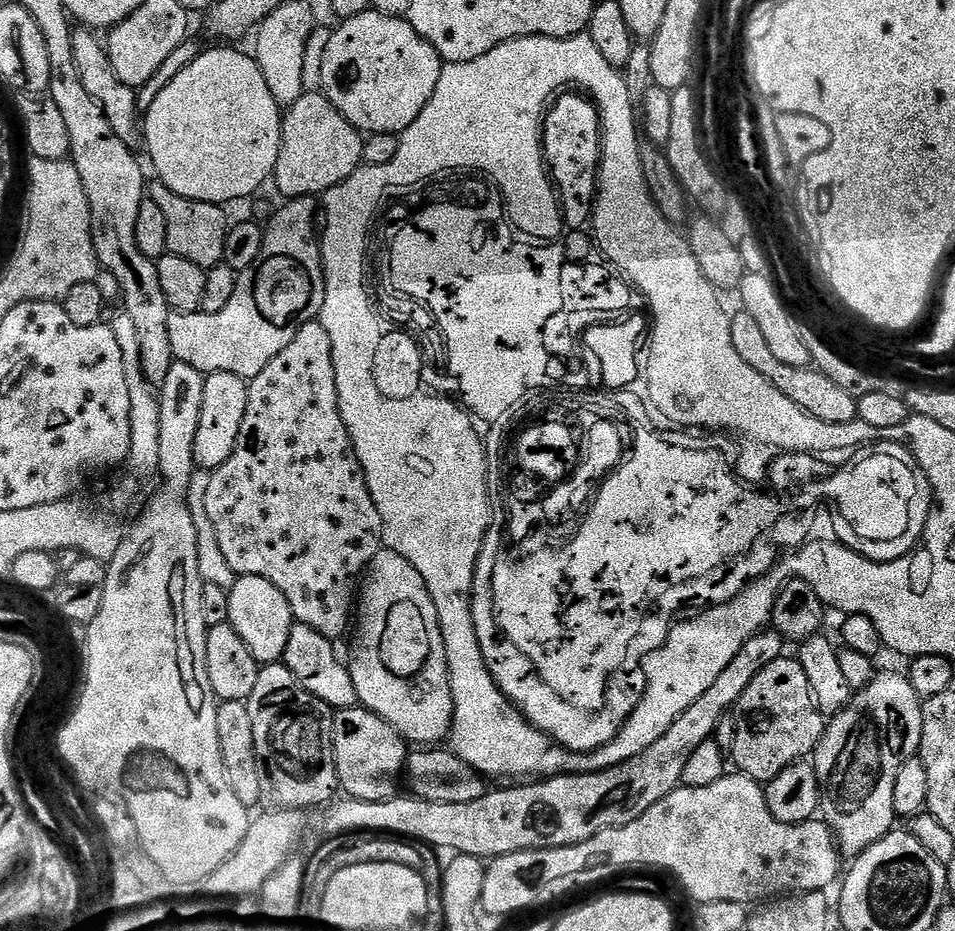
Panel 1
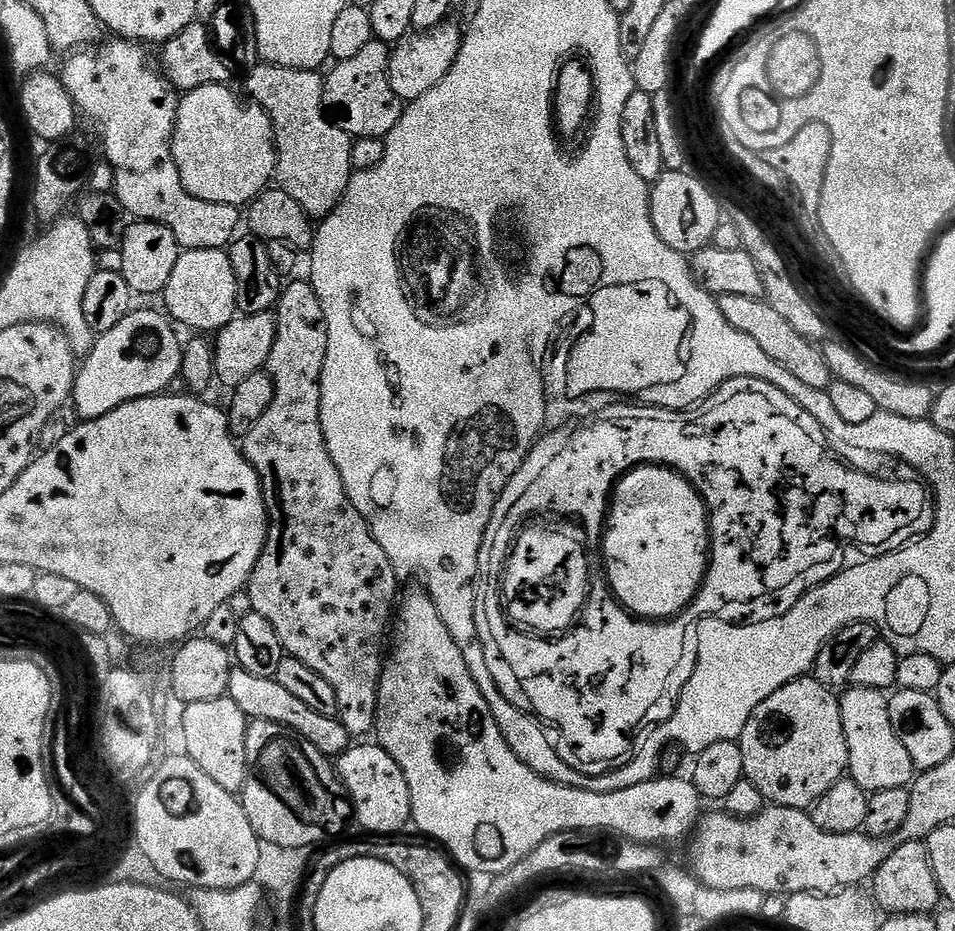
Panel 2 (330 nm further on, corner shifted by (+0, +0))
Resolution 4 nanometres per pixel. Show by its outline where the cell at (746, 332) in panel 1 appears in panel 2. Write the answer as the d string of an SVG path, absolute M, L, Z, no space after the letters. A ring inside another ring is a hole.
M726 294L719 297L718 303L726 322L730 322L734 330L742 330L742 334L754 338L754 342L758 342L758 346L762 346L762 350L766 350L766 354L778 362L778 366L790 370L790 374L794 374L806 386L814 386L814 390L825 390L832 383L834 377L830 366L826 366L823 351L802 334L798 334L767 300L745 298L743 294Z

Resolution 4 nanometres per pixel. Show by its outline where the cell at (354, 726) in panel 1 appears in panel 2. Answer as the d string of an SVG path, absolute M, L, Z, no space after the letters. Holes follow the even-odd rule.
M239 666L233 667L227 696L238 702L238 710L242 710L242 714L247 716L249 721L278 722L291 728L293 732L306 738L310 746L318 746L323 756L335 758L348 751L350 747L348 731L340 720L335 716L318 714L318 710L310 710L310 706L304 705L299 698L294 698L294 694L289 694L275 678L258 678L258 674L250 674Z

